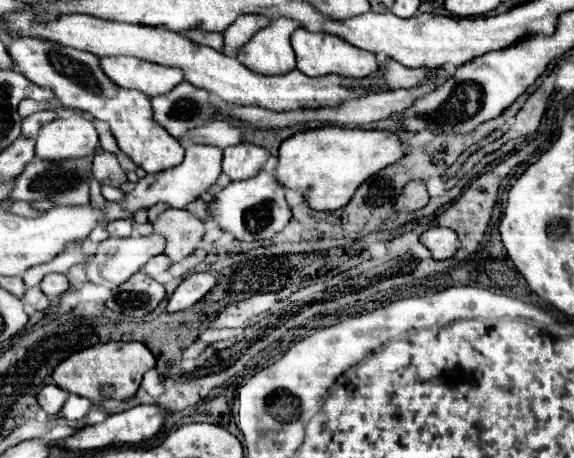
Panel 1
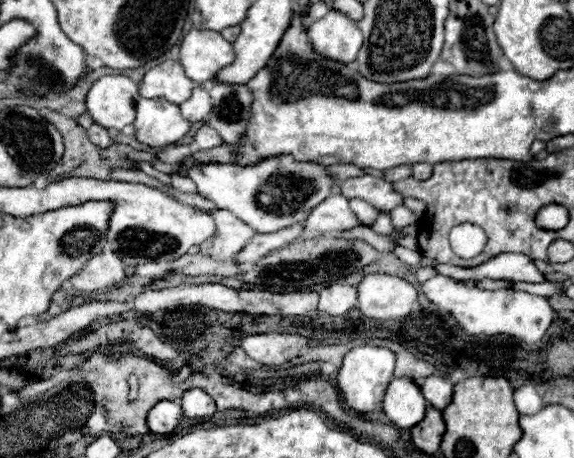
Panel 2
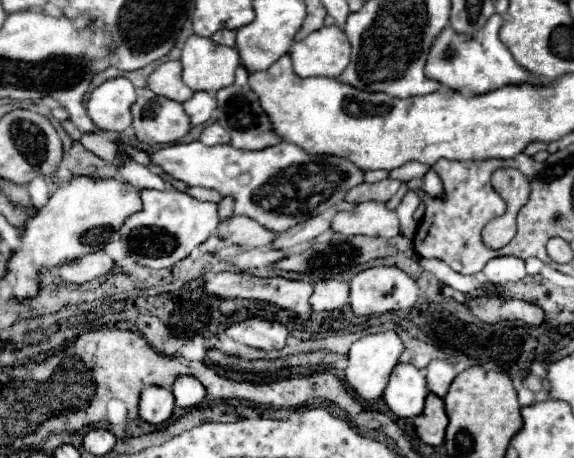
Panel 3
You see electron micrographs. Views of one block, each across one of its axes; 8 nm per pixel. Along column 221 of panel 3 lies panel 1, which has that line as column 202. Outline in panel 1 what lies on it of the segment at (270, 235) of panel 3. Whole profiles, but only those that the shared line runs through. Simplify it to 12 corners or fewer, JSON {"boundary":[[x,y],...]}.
{"boundary":[[176,208],[152,222],[166,238],[164,254],[180,262],[198,248],[204,224]]}

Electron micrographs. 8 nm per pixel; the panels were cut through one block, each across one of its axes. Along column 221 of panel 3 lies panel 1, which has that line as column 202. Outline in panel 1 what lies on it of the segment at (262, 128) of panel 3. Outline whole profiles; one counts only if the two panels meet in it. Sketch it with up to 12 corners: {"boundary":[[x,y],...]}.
{"boundary":[[188,82],[150,102],[154,122],[180,138],[216,120],[210,94]]}

